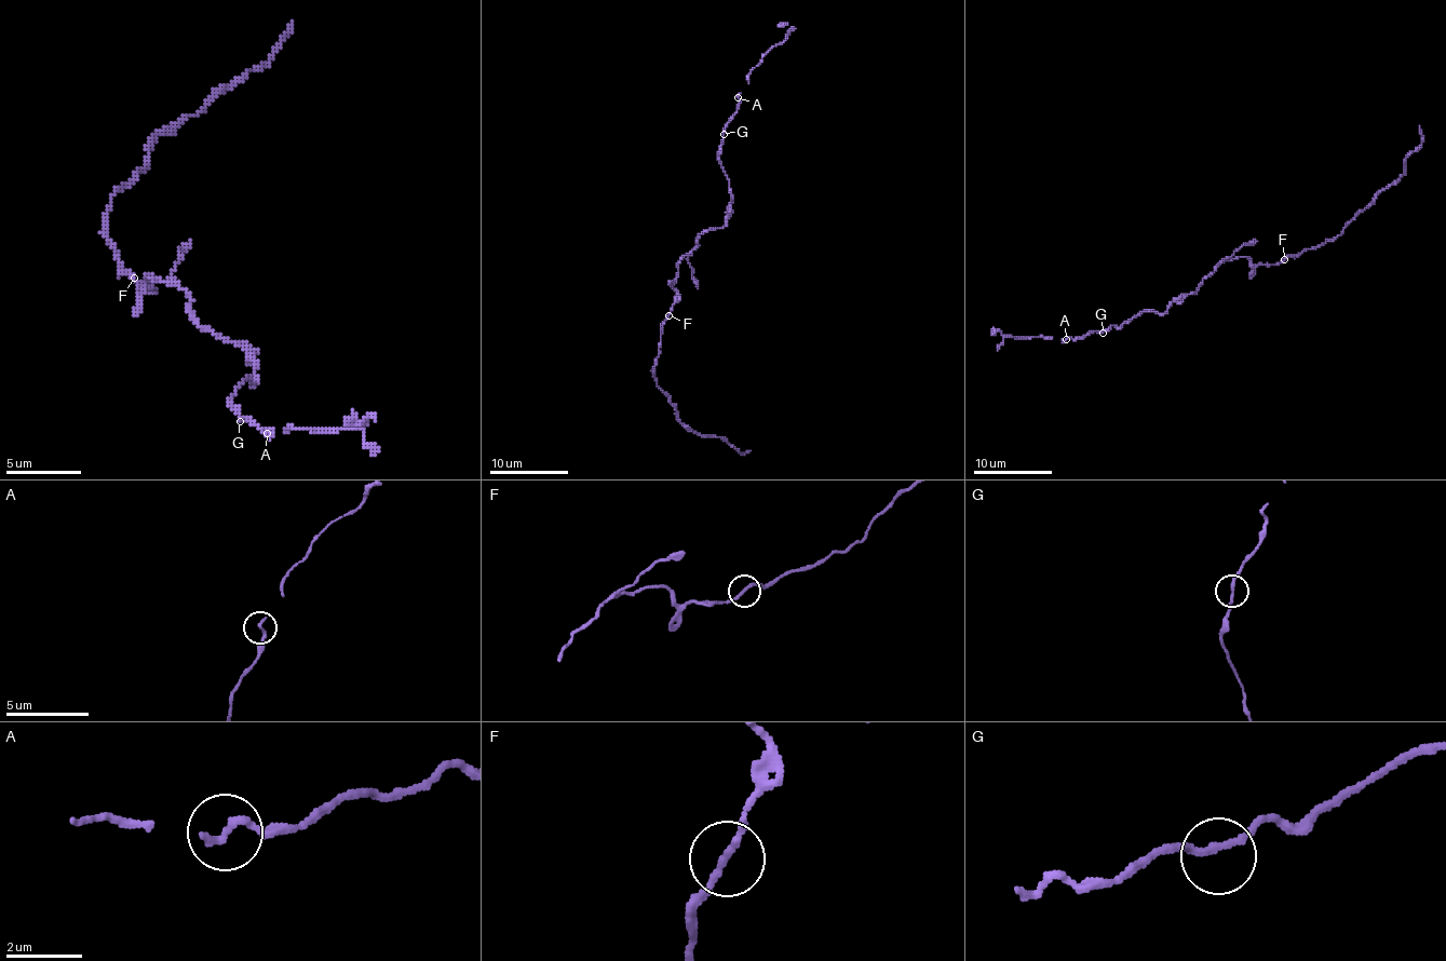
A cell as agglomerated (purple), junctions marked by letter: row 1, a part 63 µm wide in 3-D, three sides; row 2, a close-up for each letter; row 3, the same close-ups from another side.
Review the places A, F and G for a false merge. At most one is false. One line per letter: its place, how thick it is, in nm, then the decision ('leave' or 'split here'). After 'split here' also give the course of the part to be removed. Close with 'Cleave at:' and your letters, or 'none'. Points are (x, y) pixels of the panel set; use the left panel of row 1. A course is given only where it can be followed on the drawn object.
A: at (267, 433); 240 nm thick; leave
F: at (134, 278); 180 nm thick; leave
G: at (240, 421); 180 nm thick; leave
Cleave at: none

